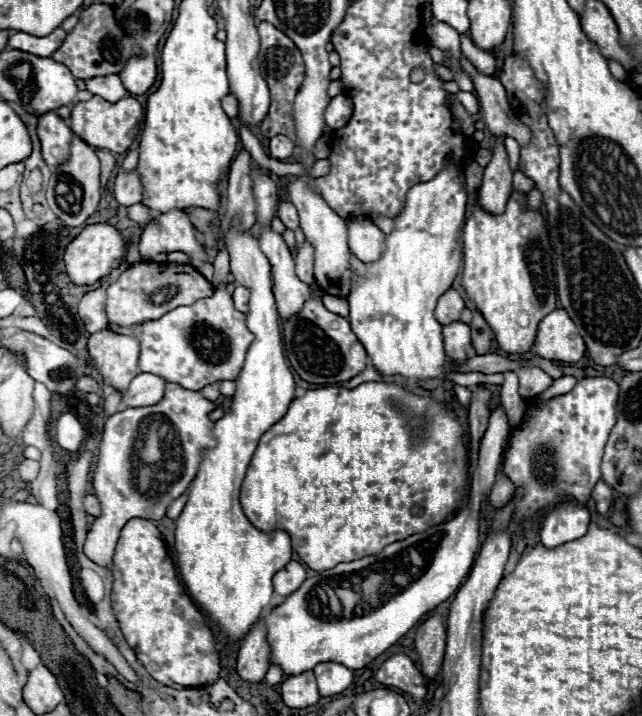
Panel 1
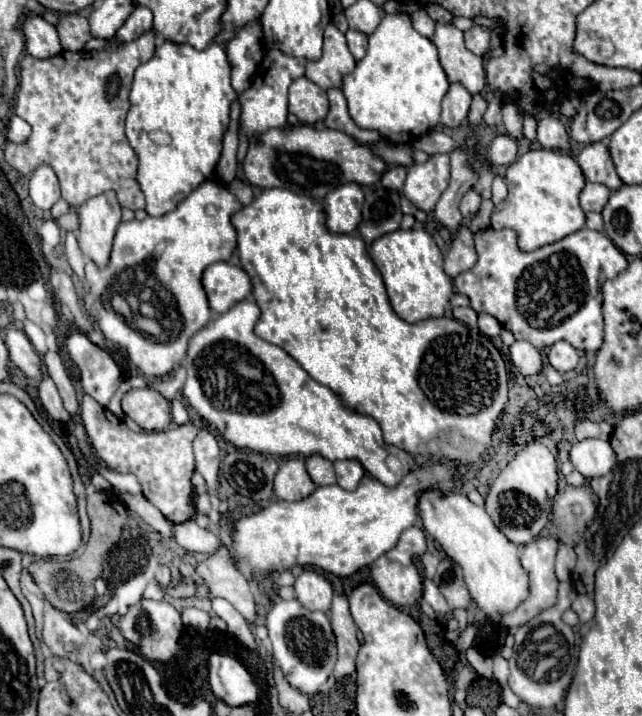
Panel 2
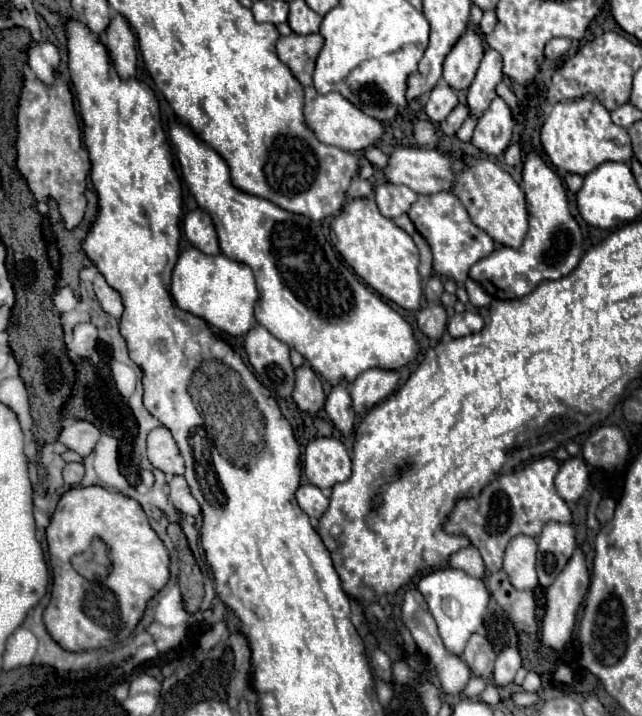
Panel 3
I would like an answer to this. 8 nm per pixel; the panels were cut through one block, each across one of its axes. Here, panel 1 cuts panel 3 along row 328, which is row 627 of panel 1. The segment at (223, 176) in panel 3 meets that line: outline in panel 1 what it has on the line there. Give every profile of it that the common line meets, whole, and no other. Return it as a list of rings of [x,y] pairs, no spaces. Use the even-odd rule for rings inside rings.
[[[498,406],[490,414],[490,424],[482,438],[478,466],[470,484],[470,498],[452,520],[436,524],[420,534],[408,536],[406,540],[388,544],[376,556],[342,562],[336,568],[318,572],[316,576],[308,578],[294,594],[290,594],[284,604],[266,614],[264,620],[268,628],[268,644],[272,644],[270,662],[278,664],[286,676],[306,672],[308,668],[320,664],[320,660],[336,660],[336,664],[344,664],[352,670],[364,668],[394,642],[398,642],[418,620],[422,620],[422,616],[426,616],[448,596],[452,596],[464,576],[468,576],[476,552],[480,550],[480,502],[492,490],[502,446],[508,434],[510,426],[506,412],[502,406]],[[364,570],[376,572],[386,578],[386,582],[378,590],[380,606],[372,606],[362,600],[346,608],[340,596],[344,588],[344,576],[360,574]]]

